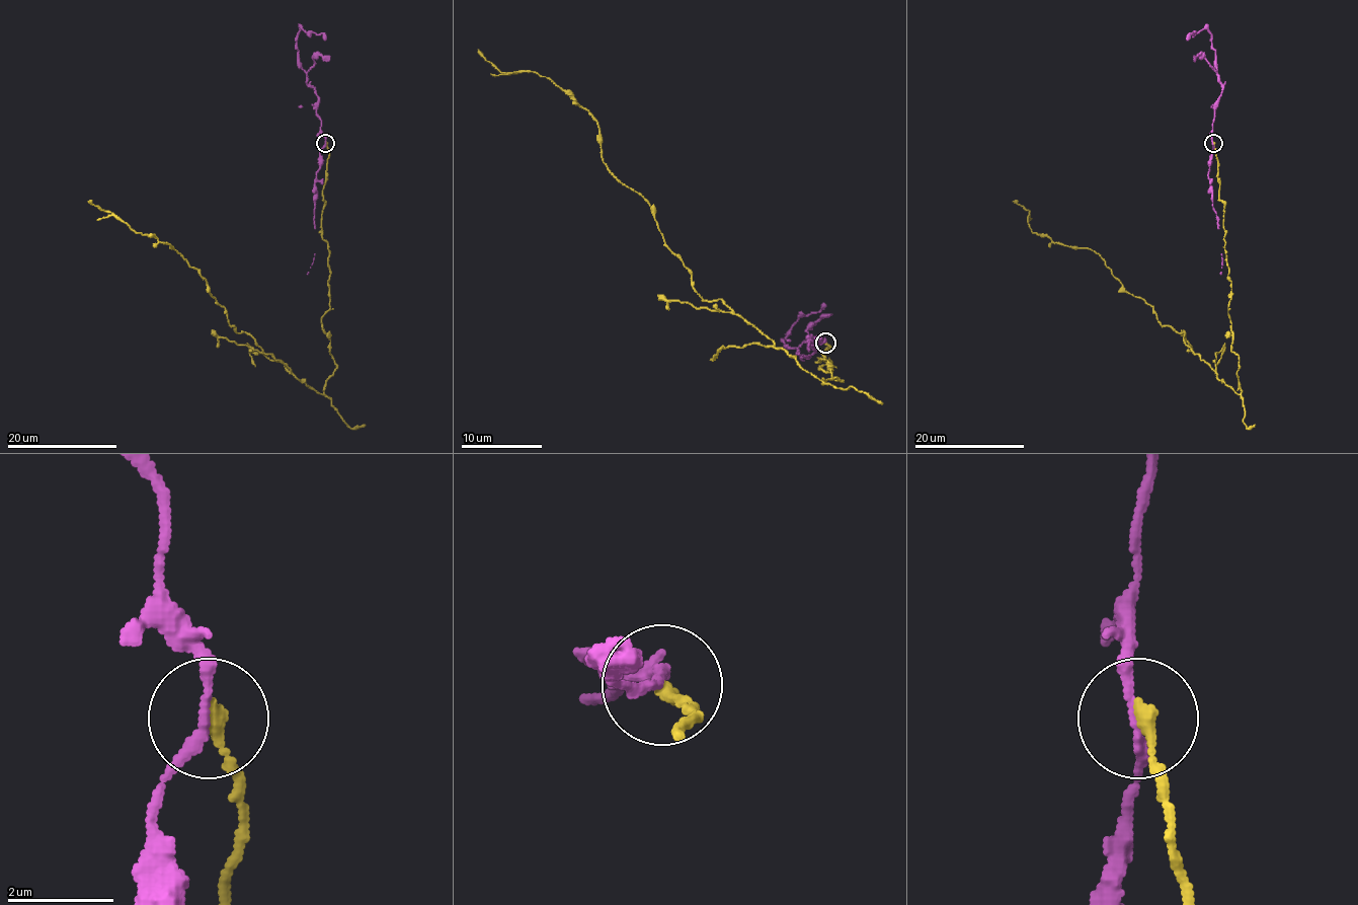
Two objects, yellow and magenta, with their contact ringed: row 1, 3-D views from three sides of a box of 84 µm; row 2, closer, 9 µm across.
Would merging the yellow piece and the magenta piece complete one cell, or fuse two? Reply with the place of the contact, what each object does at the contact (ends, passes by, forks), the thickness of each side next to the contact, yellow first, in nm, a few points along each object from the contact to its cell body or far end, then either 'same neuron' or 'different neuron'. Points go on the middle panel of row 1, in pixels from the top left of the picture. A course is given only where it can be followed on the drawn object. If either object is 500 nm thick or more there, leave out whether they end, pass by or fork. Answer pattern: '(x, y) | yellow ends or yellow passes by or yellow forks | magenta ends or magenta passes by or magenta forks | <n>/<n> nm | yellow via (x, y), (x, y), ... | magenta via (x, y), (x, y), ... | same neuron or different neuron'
(825, 343) | yellow ends | magenta passes by | 280/180 nm | yellow via (824, 343), (832, 365), (818, 367), (836, 381), (705, 300), (653, 208), (603, 161), (596, 121), (477, 50) | magenta via (824, 343), (812, 345), (814, 351), (810, 355), (798, 353), (782, 341), (800, 316), (820, 310), (824, 302) | different neuron

